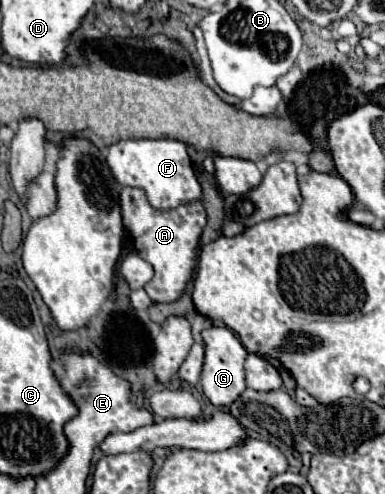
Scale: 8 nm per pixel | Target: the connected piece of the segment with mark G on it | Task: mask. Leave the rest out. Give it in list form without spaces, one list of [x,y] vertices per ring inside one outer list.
[[[213,326],[209,330],[203,330],[203,340],[205,340],[205,364],[201,372],[203,394],[213,406],[229,406],[245,390],[243,364],[247,358],[247,350],[239,342],[239,338],[229,328],[223,328],[223,326],[221,328]]]

